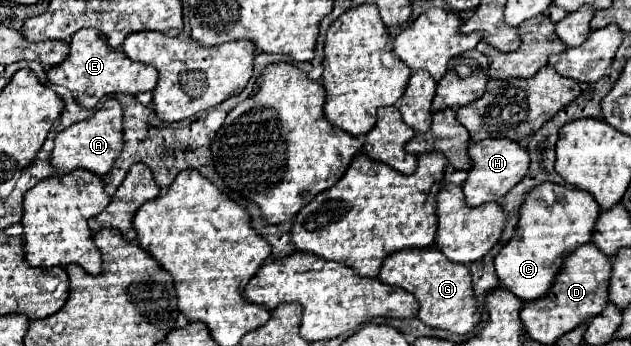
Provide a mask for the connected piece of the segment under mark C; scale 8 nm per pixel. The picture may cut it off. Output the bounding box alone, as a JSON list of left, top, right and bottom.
[495,182,601,302]

